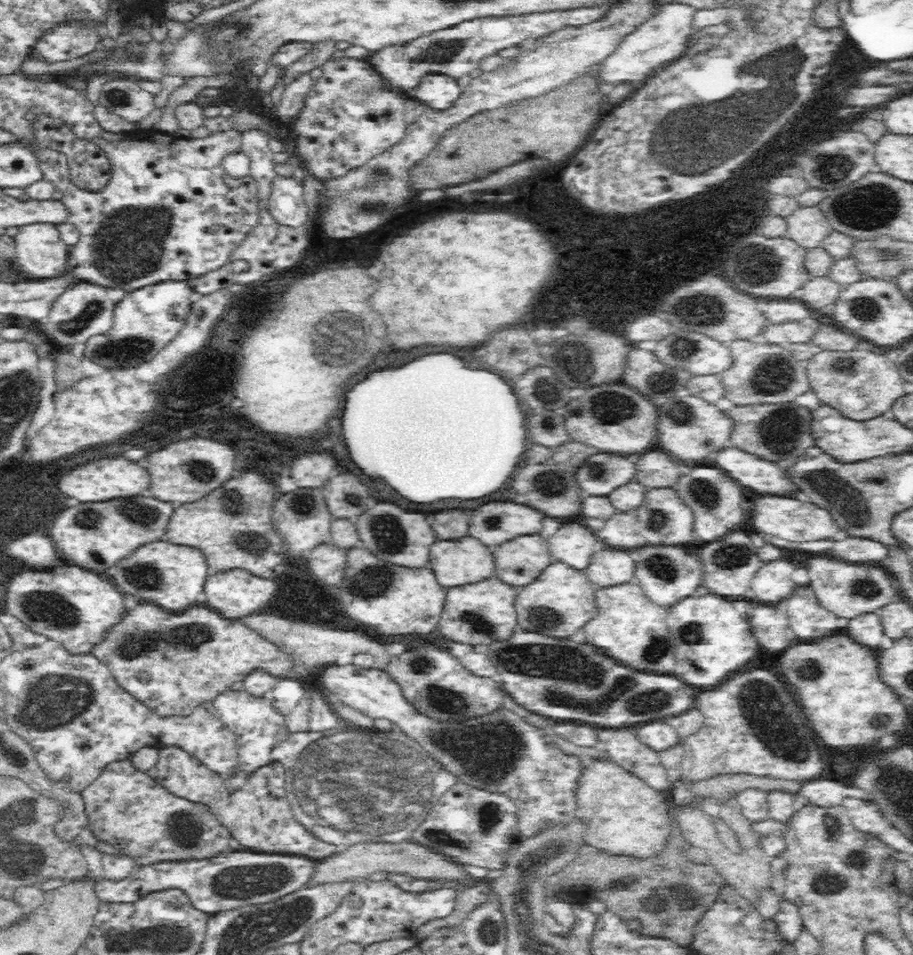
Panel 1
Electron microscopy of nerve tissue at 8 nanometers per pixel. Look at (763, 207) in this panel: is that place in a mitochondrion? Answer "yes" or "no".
no

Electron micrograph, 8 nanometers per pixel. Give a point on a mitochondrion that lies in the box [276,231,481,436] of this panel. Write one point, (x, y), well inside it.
(352, 350)

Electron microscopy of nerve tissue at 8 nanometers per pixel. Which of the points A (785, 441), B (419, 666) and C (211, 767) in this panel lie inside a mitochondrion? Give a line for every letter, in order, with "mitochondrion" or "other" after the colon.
A: mitochondrion
B: mitochondrion
C: other

